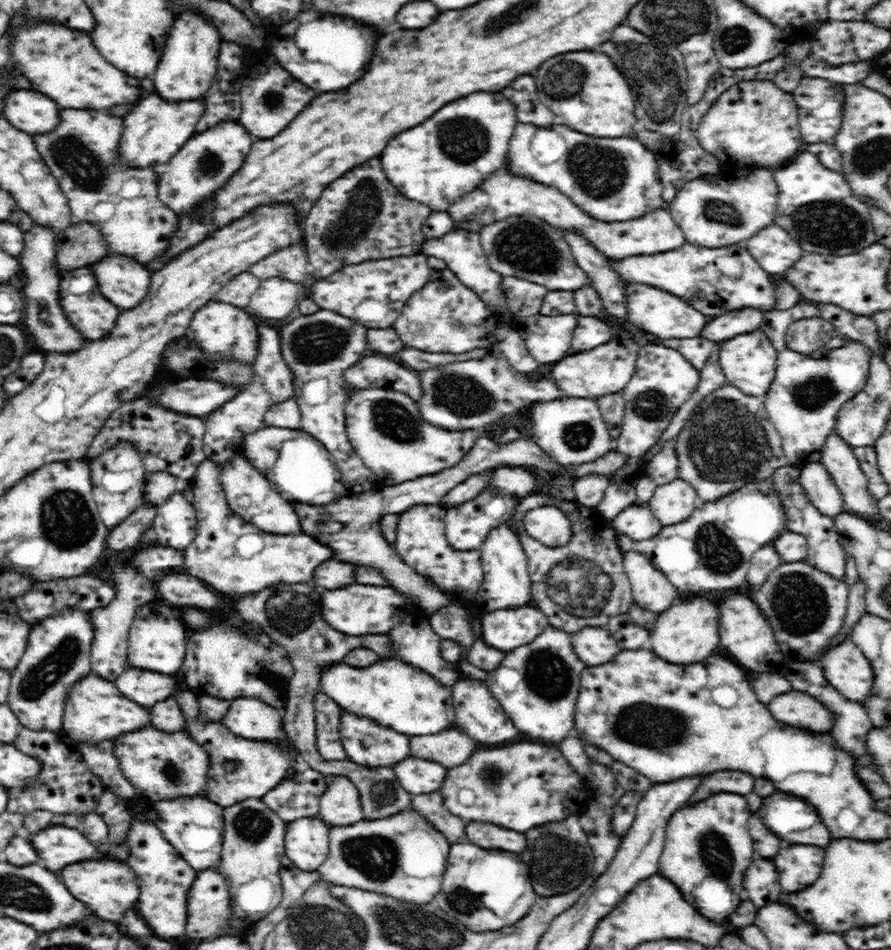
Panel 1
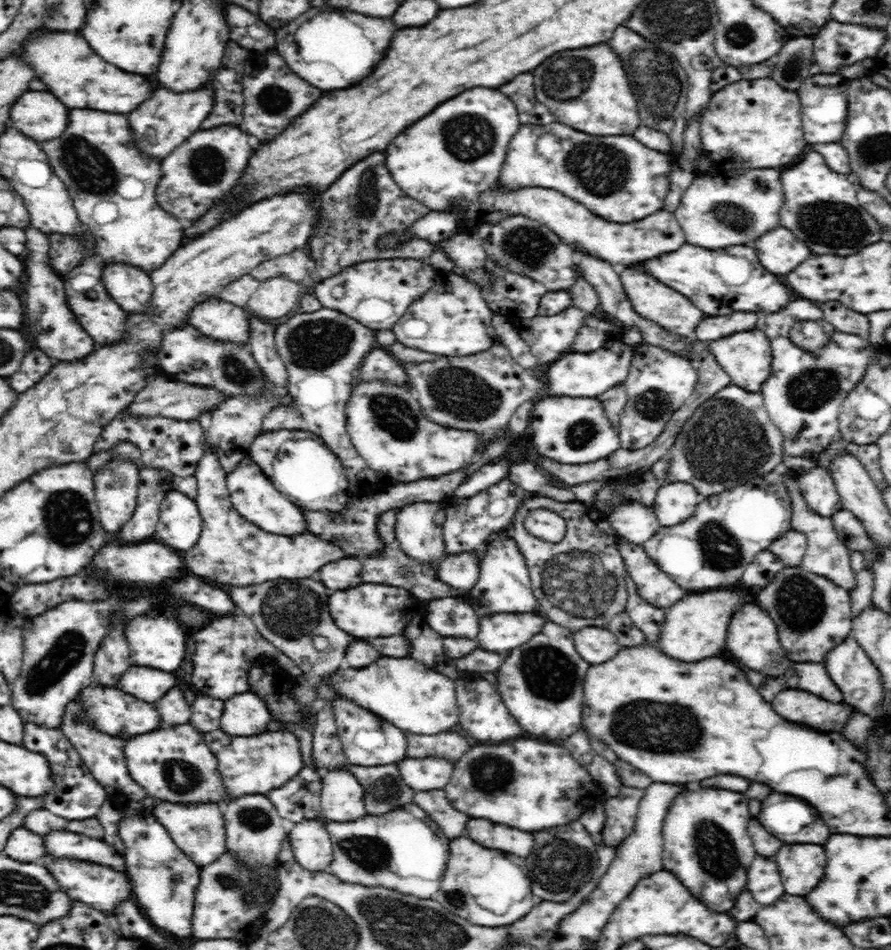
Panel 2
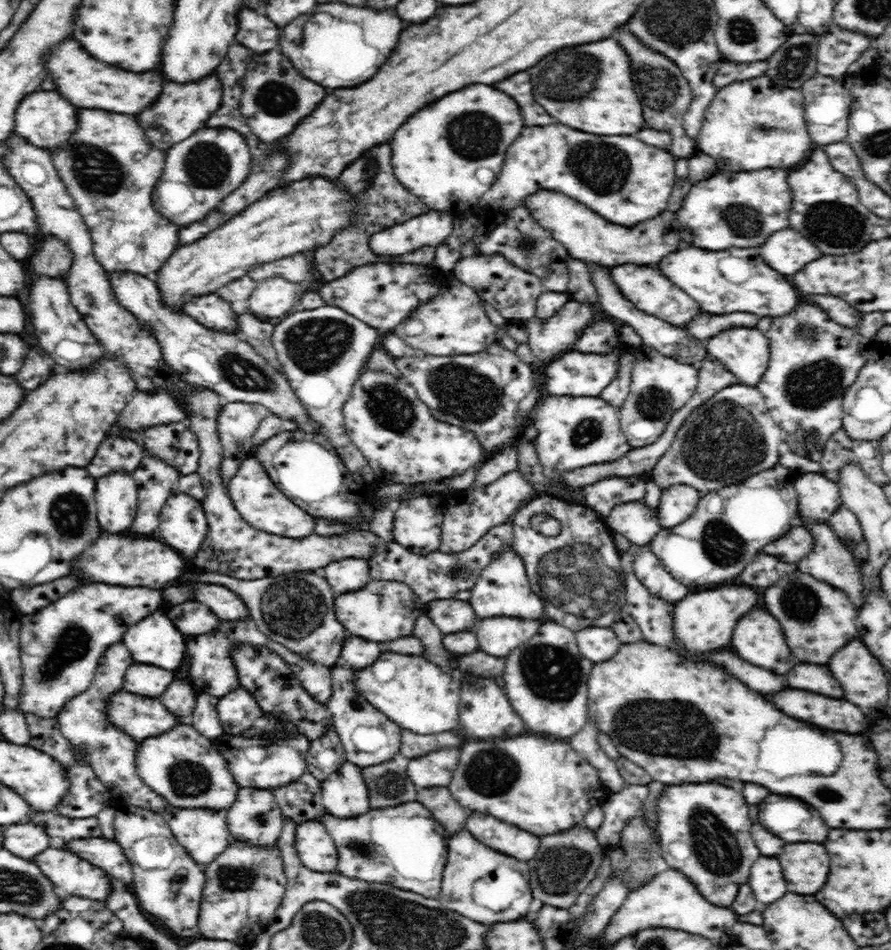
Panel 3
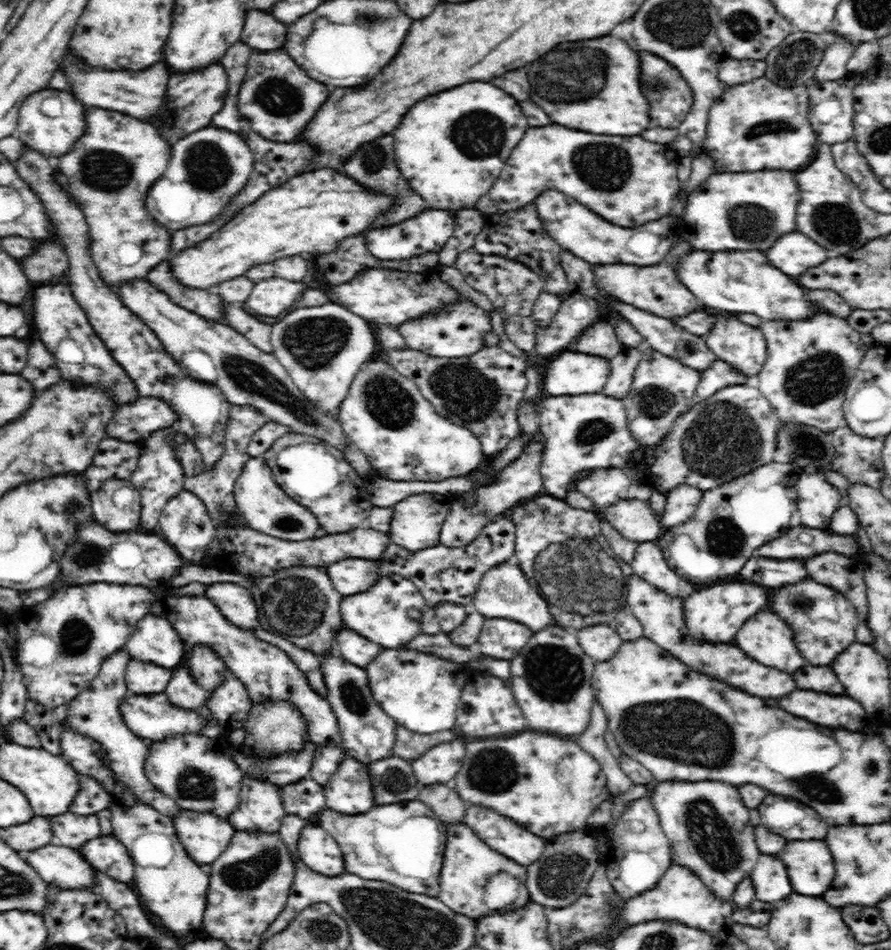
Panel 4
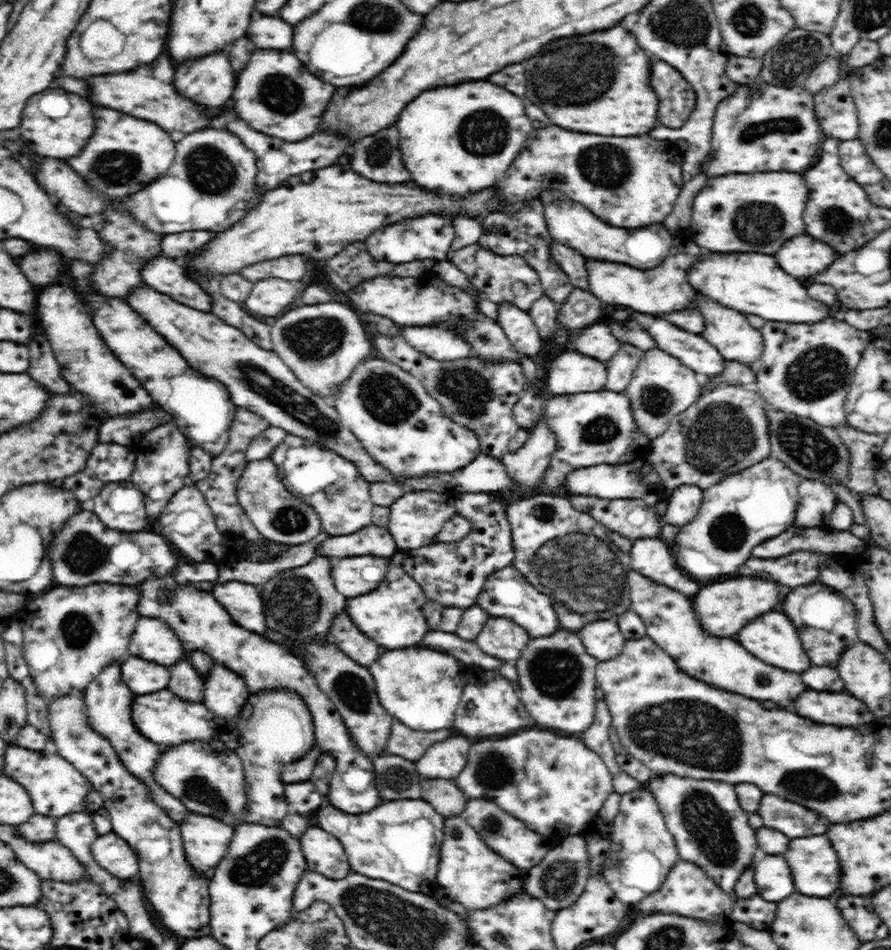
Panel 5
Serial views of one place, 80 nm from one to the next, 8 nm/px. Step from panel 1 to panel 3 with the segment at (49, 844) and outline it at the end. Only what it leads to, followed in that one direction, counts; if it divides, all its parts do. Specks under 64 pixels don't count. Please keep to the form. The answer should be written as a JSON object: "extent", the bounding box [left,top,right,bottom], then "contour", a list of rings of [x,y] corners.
{"extent":[61,837,133,887],"contour":[[[104,837],[74,839],[62,844],[61,849],[66,848],[101,868],[120,885],[130,887],[133,878],[132,865],[116,841]]]}

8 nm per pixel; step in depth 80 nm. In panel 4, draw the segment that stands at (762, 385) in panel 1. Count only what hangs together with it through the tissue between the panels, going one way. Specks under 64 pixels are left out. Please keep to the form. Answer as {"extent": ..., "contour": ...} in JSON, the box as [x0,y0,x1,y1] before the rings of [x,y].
{"extent":[704,313,767,377],"contour":[[[714,313],[716,322],[712,330],[704,336],[708,348],[716,353],[716,358],[730,364],[733,370],[744,374],[746,377],[756,377],[764,368],[767,358],[767,343],[765,336],[758,327],[744,324],[735,314]]]}

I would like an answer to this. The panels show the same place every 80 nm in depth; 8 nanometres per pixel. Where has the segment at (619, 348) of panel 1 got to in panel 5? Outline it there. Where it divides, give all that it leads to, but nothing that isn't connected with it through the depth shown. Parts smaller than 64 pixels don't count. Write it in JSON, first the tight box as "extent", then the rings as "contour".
{"extent":[542,352,606,396],"contour":[[[562,352],[556,360],[552,360],[542,386],[548,396],[571,395],[602,391],[606,382],[606,364],[578,352]]]}

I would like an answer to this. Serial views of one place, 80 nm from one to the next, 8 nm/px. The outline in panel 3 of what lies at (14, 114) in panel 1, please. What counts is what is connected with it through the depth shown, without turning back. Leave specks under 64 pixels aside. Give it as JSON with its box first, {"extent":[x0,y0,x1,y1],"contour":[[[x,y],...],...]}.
{"extent":[14,92,76,151],"contour":[[[32,92],[16,108],[14,130],[22,139],[45,151],[58,150],[76,130],[76,106],[64,100],[58,92]]]}

